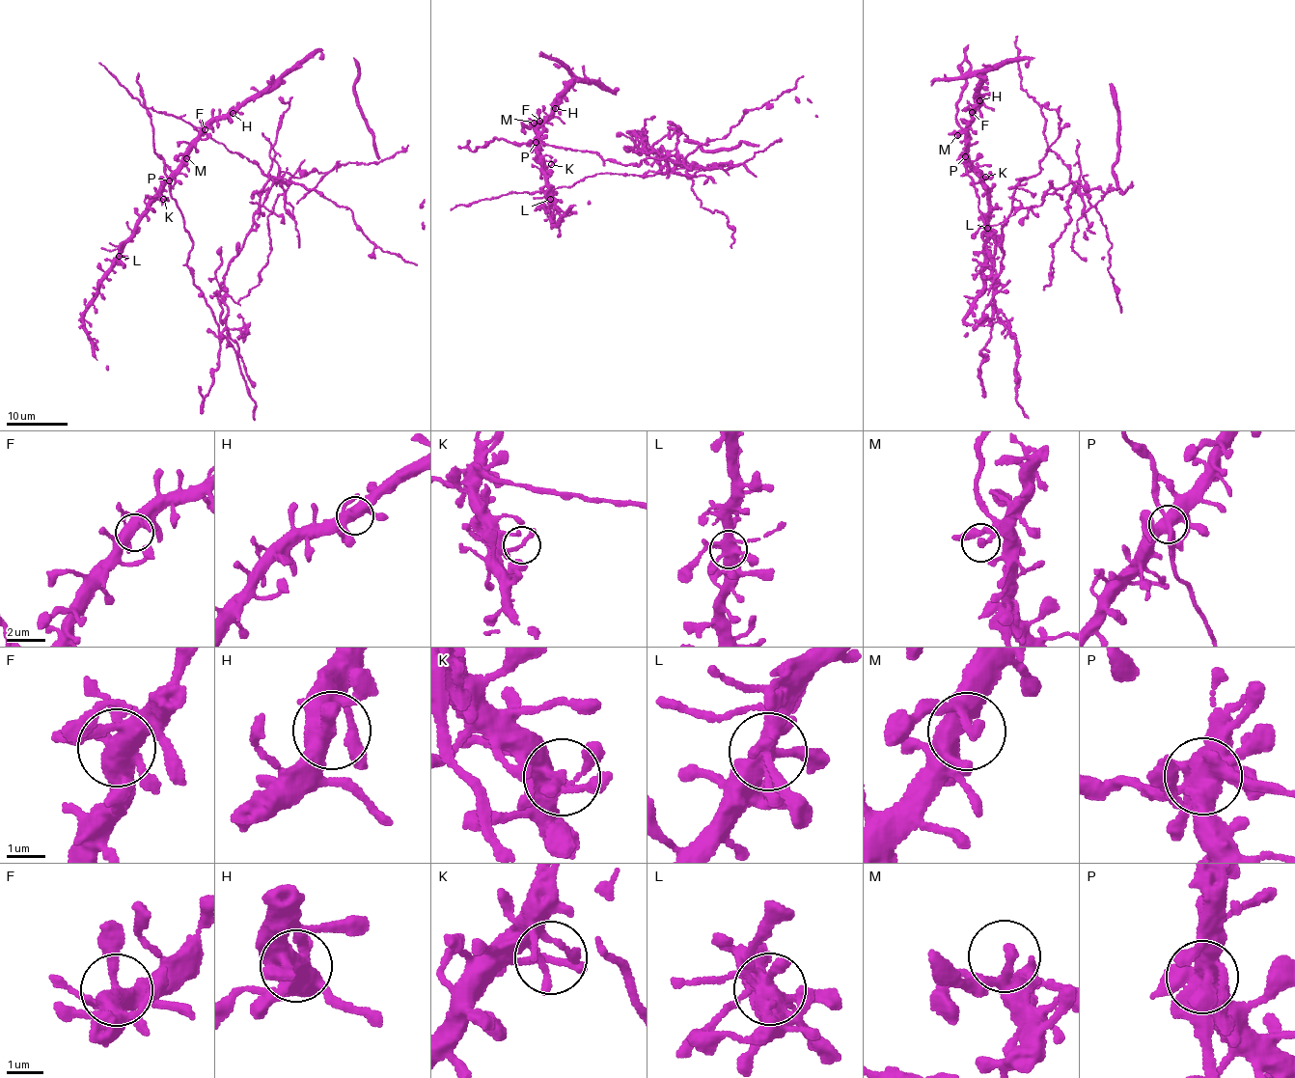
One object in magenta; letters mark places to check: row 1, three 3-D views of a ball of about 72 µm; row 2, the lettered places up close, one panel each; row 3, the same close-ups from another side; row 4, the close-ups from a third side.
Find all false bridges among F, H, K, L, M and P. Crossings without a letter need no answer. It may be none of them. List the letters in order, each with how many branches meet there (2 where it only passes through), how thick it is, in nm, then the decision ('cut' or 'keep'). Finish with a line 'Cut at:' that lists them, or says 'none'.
F: 5 branches meet; 440 nm thick; keep
H: 5 branches meet; 440 nm thick; keep
K: 1 branches meet; 280 nm thick; keep
L: 6 branches meet; 480 nm thick; keep
M: 2 branches meet; 200 nm thick; keep
P: 6 branches meet; 500 nm thick; cut
Cut at: P

